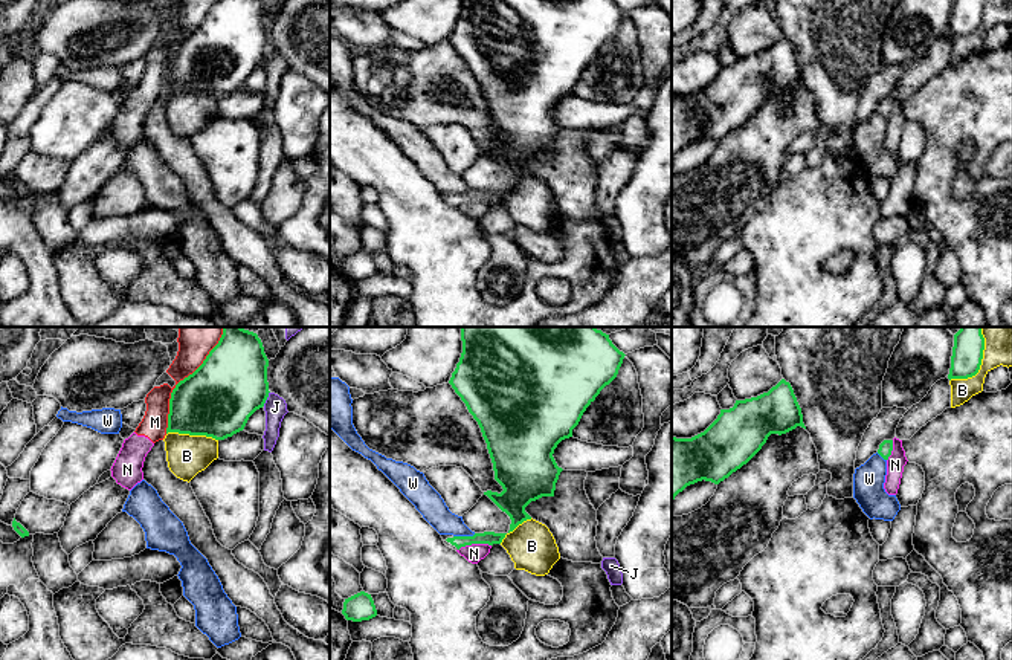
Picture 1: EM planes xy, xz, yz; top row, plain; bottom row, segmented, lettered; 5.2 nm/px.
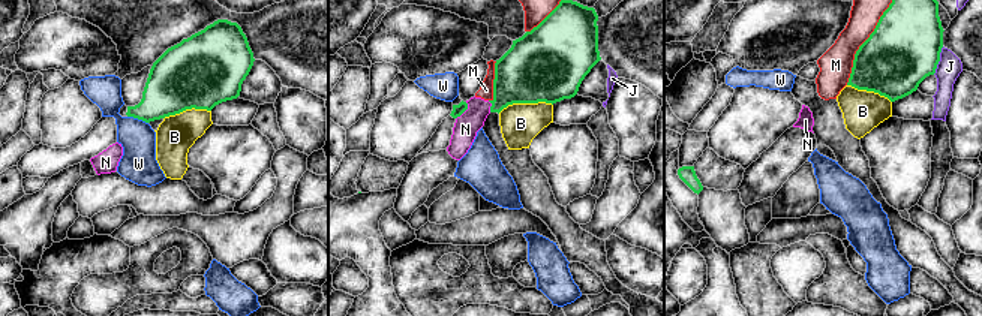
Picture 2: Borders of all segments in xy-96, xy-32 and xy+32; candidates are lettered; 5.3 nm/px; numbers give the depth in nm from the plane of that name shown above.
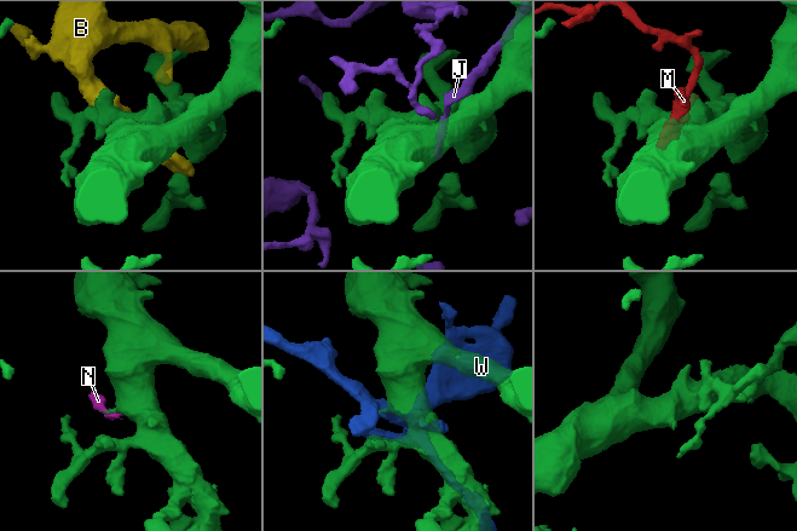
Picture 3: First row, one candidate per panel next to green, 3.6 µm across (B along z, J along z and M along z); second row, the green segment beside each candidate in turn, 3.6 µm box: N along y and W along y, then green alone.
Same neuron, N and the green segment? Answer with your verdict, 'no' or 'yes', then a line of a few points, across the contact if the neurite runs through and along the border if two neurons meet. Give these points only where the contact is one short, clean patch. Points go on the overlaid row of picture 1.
no; line xz (490, 544), (466, 544), (458, 550)

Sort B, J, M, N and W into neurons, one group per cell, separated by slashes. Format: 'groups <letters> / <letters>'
groups B / J / M N / W

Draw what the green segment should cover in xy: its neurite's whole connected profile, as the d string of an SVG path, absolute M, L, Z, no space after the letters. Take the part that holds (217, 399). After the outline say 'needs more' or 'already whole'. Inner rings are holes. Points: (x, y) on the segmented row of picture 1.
M223 327L218 344L203 364L172 390L166 434L224 440L243 431L249 417L263 408L269 397L267 367L269 359L256 333L243 327Z | already whole

